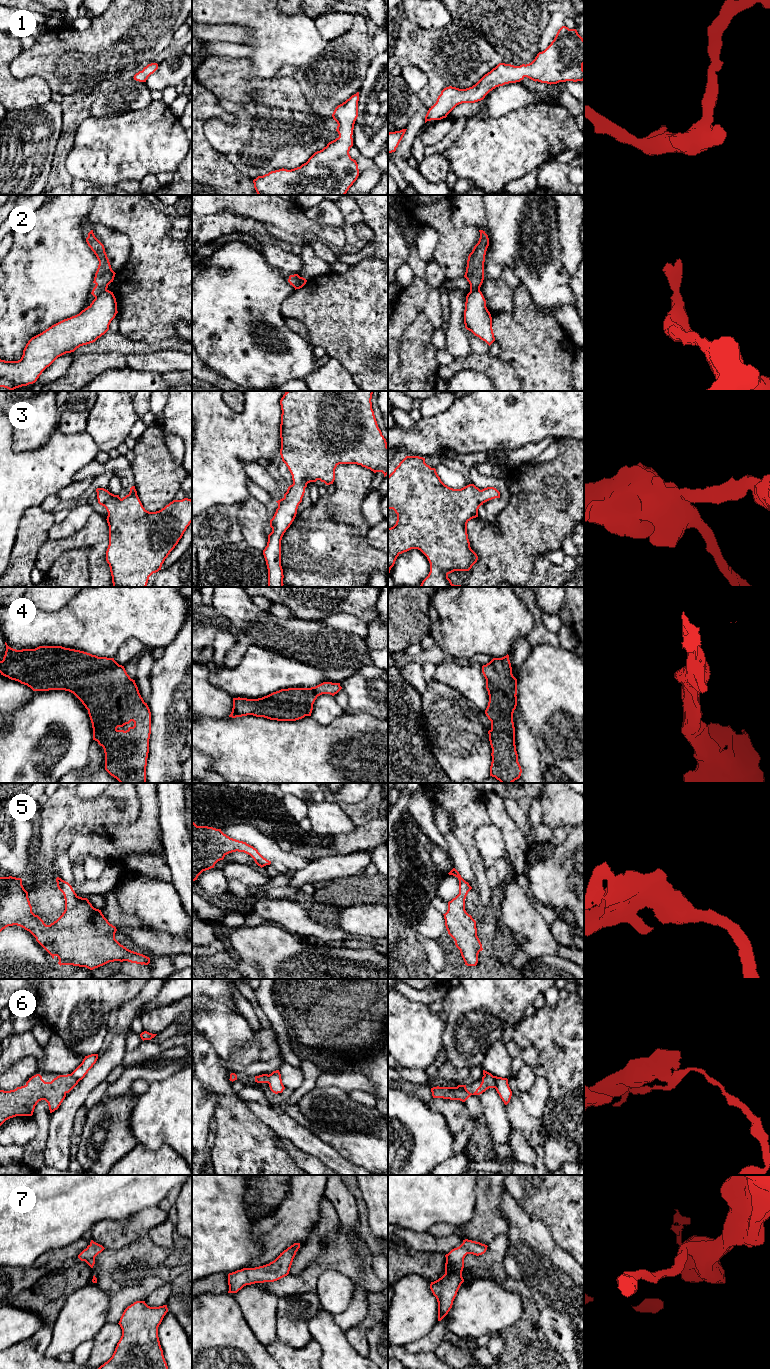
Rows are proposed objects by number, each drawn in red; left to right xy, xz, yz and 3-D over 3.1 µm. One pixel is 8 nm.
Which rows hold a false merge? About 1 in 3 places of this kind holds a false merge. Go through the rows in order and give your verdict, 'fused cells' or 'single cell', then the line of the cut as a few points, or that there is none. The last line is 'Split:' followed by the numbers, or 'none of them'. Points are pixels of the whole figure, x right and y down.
1: single cell; cut none
2: fused cells; cut xy (106, 289), (95, 297)
3: single cell; cut none
4: single cell; cut none
5: single cell; cut none
6: fused cells; cut yz (484, 1074), (493, 1078), (495, 1087)
7: single cell; cut none
Split: 2, 6

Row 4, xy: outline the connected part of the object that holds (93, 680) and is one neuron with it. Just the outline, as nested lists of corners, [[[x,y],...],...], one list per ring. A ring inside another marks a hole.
[[[6,645],[5,655],[3,660],[0,661],[0,673],[1,675],[8,677],[11,680],[20,682],[21,684],[27,685],[33,691],[49,691],[49,690],[65,690],[73,693],[85,706],[88,710],[88,714],[92,723],[93,728],[93,740],[97,741],[100,746],[103,747],[105,753],[105,770],[114,778],[116,778],[120,783],[146,783],[146,766],[147,758],[149,753],[149,739],[151,734],[151,712],[147,705],[141,697],[138,687],[135,683],[135,680],[131,679],[127,674],[124,666],[119,665],[114,658],[107,657],[98,657],[90,653],[65,648],[62,646],[39,646],[35,649],[22,649],[16,650]],[[131,721],[134,722],[133,727],[129,727],[126,731],[118,730],[118,727],[123,727],[126,724],[129,724]]]

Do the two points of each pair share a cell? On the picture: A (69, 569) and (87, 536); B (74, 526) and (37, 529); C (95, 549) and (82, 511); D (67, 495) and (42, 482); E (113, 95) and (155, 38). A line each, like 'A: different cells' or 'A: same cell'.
A: different cells
B: different cells
C: different cells
D: different cells
E: different cells

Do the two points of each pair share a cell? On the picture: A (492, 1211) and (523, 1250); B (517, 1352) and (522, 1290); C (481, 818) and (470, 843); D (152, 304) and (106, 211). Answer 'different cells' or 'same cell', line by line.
A: different cells
B: same cell
C: same cell
D: same cell

